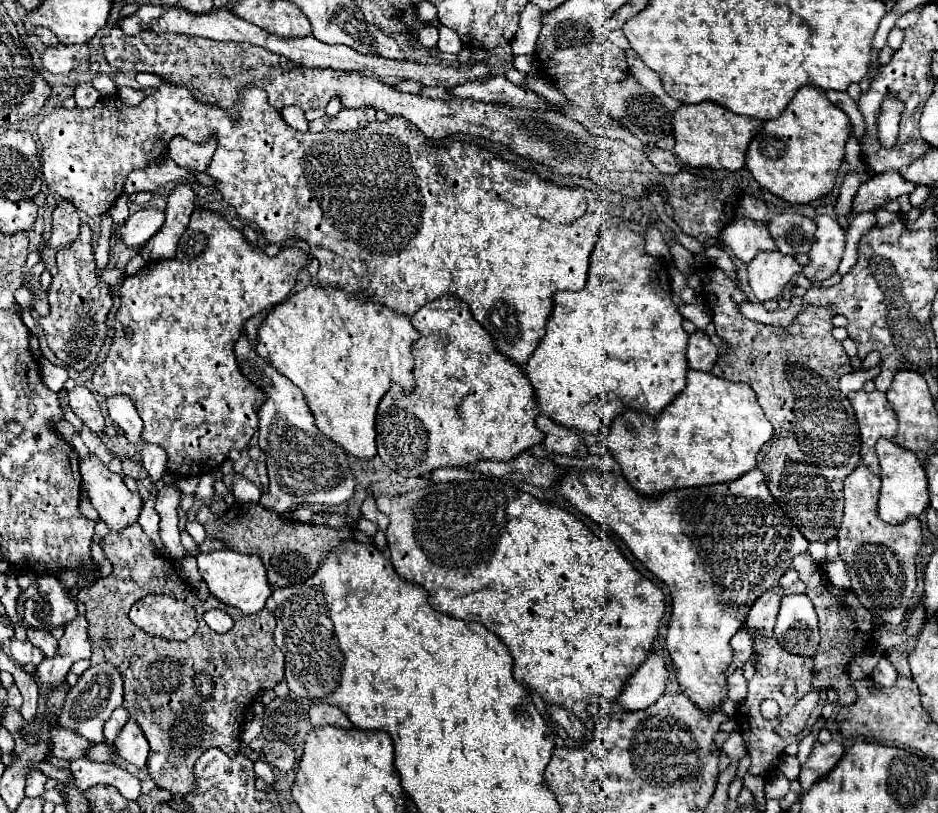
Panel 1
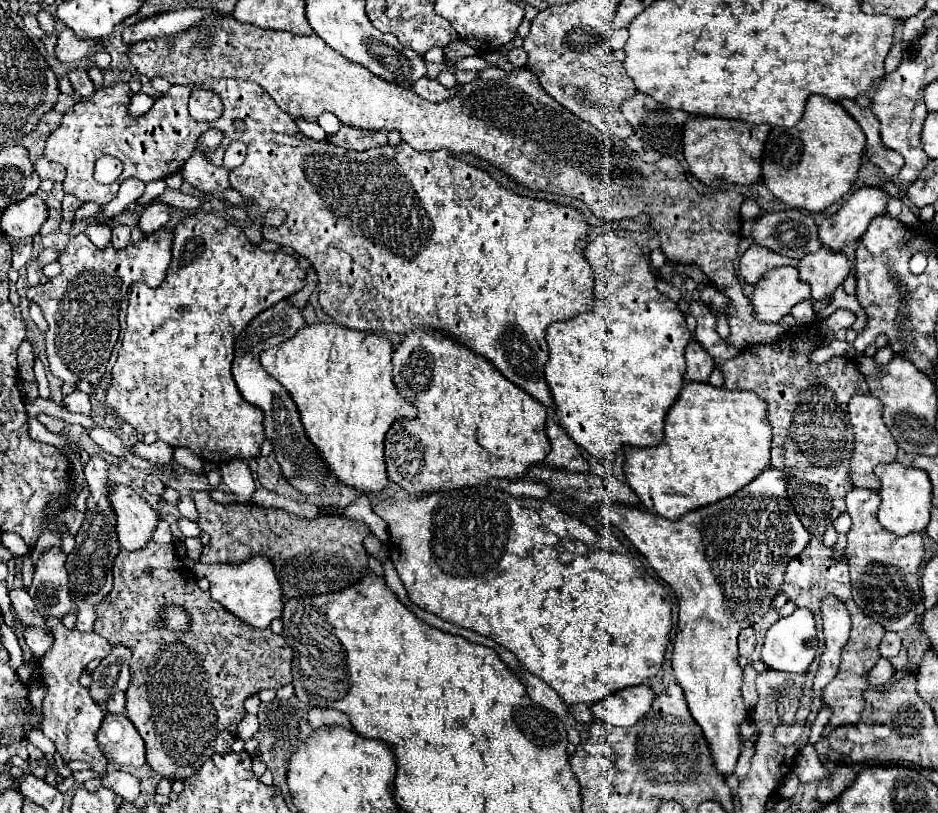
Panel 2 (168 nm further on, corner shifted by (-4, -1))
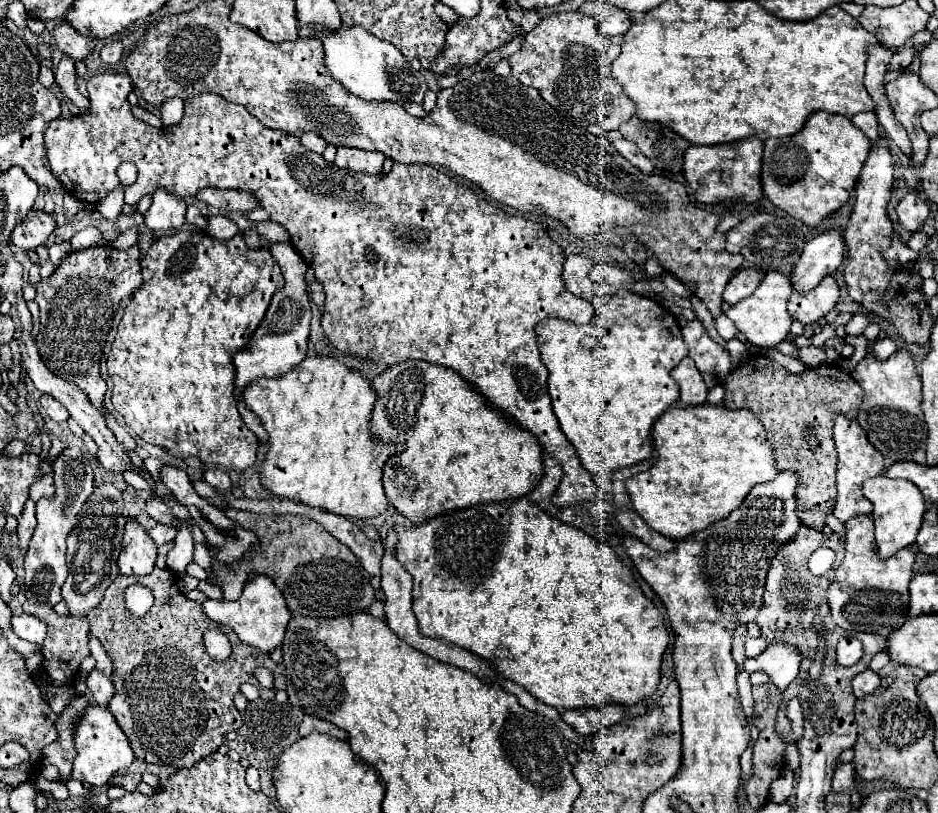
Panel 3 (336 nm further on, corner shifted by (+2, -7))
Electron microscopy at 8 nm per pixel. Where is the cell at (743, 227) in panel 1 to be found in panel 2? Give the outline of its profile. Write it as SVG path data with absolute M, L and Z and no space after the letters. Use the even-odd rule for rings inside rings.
M751 243L747 247L747 251L741 255L741 261L739 261L739 271L743 275L743 279L747 283L757 283L757 279L773 269L773 267L781 267L781 265L797 265L799 261L797 259L789 259L781 253L775 253L763 245L757 245L757 243Z

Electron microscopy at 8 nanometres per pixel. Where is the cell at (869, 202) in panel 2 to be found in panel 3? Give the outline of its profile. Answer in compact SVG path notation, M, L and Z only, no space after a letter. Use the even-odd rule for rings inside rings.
M827 231L811 239L791 271L791 285L799 293L807 293L815 289L827 275L833 275L837 267L843 263L843 233Z

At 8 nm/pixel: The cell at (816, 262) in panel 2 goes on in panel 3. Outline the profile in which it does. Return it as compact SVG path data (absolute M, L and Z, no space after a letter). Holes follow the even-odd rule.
M825 277L821 285L817 285L813 291L807 295L801 295L793 291L789 299L789 315L803 323L803 325L813 325L821 321L839 301L839 287L833 277Z

